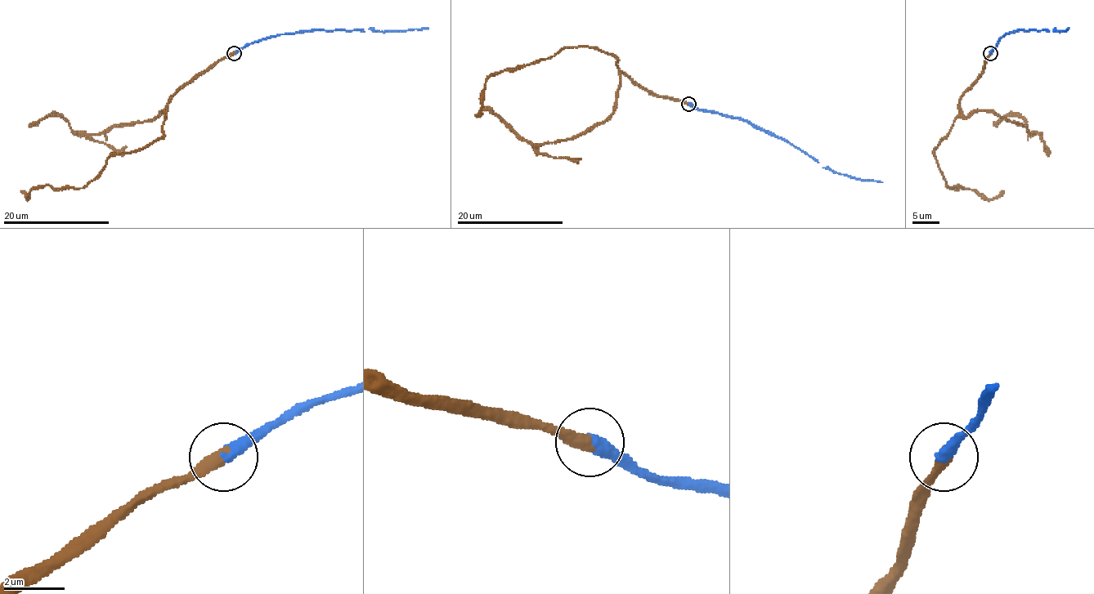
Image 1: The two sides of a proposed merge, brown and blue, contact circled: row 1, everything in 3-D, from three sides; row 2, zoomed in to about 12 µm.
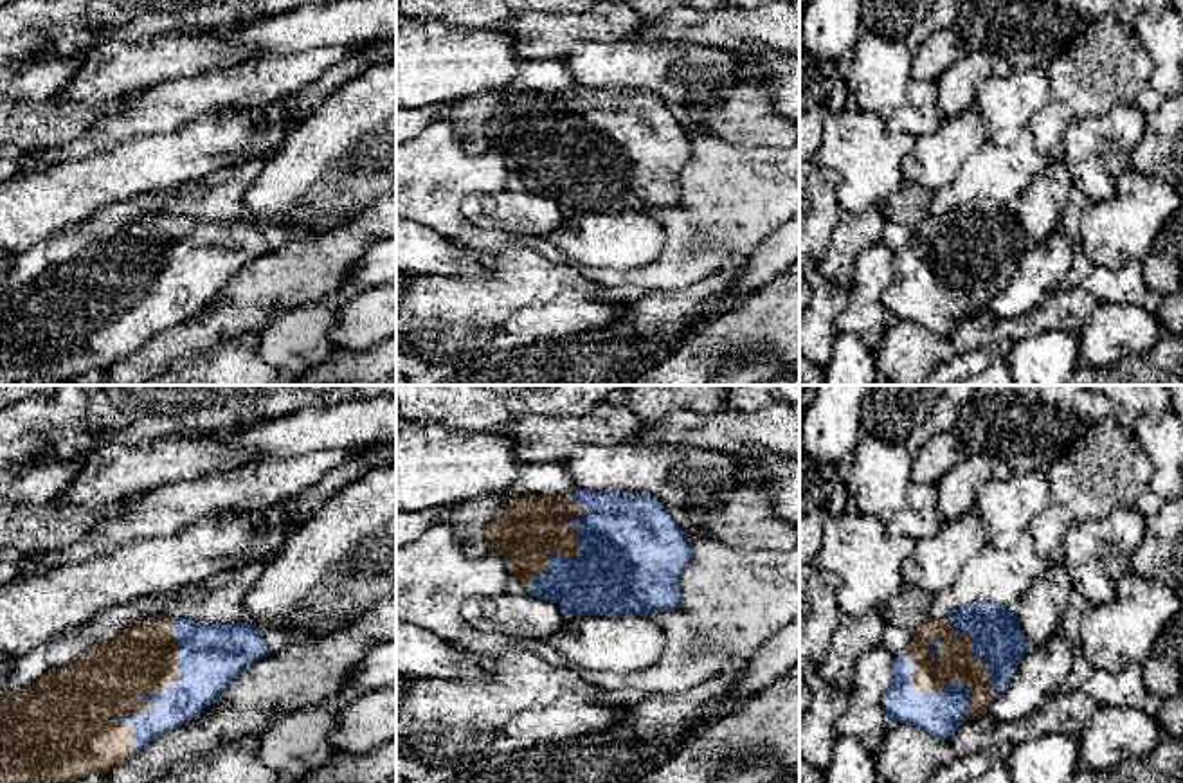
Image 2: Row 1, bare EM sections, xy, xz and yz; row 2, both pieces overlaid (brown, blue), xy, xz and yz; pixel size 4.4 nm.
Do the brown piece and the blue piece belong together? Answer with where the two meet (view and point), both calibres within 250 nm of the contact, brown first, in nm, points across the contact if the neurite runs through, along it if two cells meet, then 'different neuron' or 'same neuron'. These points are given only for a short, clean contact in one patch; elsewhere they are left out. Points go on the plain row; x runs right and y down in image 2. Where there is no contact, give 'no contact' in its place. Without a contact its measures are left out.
contact xy (143, 292); calibres 320 and 190 nm; same neuron

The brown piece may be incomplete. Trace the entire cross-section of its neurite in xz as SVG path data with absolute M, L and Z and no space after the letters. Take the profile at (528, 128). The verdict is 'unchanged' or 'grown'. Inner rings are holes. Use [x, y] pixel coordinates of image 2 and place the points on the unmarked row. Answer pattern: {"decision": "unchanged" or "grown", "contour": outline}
{"decision": "grown", "contour": "M585 88L513 95L486 122L488 149L502 151L526 191L558 200L565 212L648 214L682 203L681 171L693 140L650 92Z"}

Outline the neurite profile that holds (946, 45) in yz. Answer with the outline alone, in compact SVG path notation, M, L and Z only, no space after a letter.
M958 27L933 32L913 54L911 77L917 81L936 81L942 70L954 63L965 50Z

